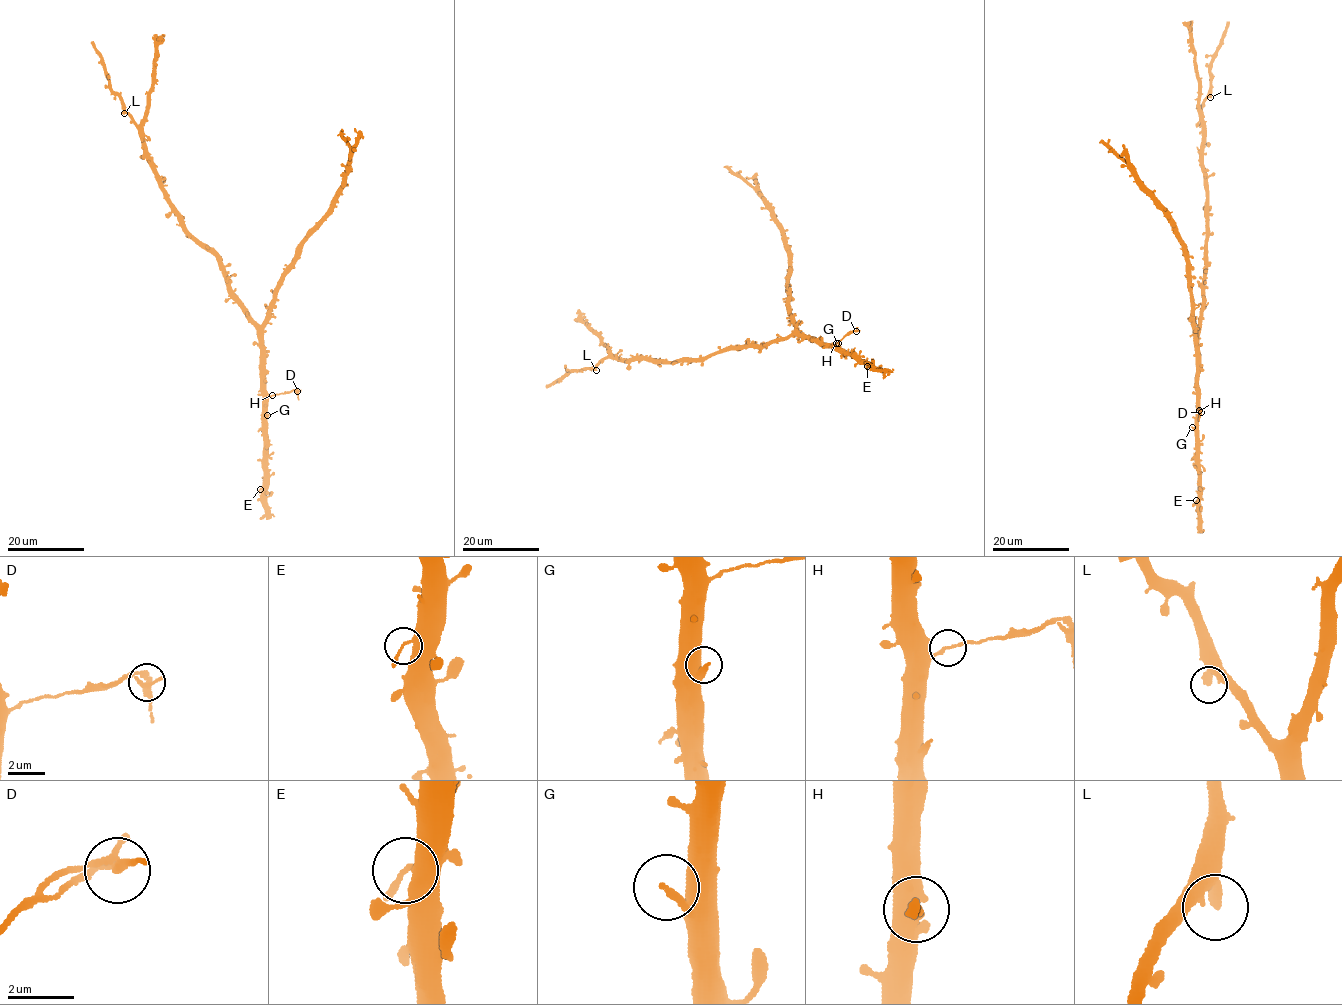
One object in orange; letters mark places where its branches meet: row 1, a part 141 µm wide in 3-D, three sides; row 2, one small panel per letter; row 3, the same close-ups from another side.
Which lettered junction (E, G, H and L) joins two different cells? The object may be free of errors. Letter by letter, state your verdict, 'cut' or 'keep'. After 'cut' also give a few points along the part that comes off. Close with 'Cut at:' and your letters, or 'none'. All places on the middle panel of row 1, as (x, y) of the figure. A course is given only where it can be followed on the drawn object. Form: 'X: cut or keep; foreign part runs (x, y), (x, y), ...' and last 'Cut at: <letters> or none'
E: keep
G: keep
H: cut; foreign part runs (836, 343), (852, 331), (859, 330)
L: keep
Cut at: H

